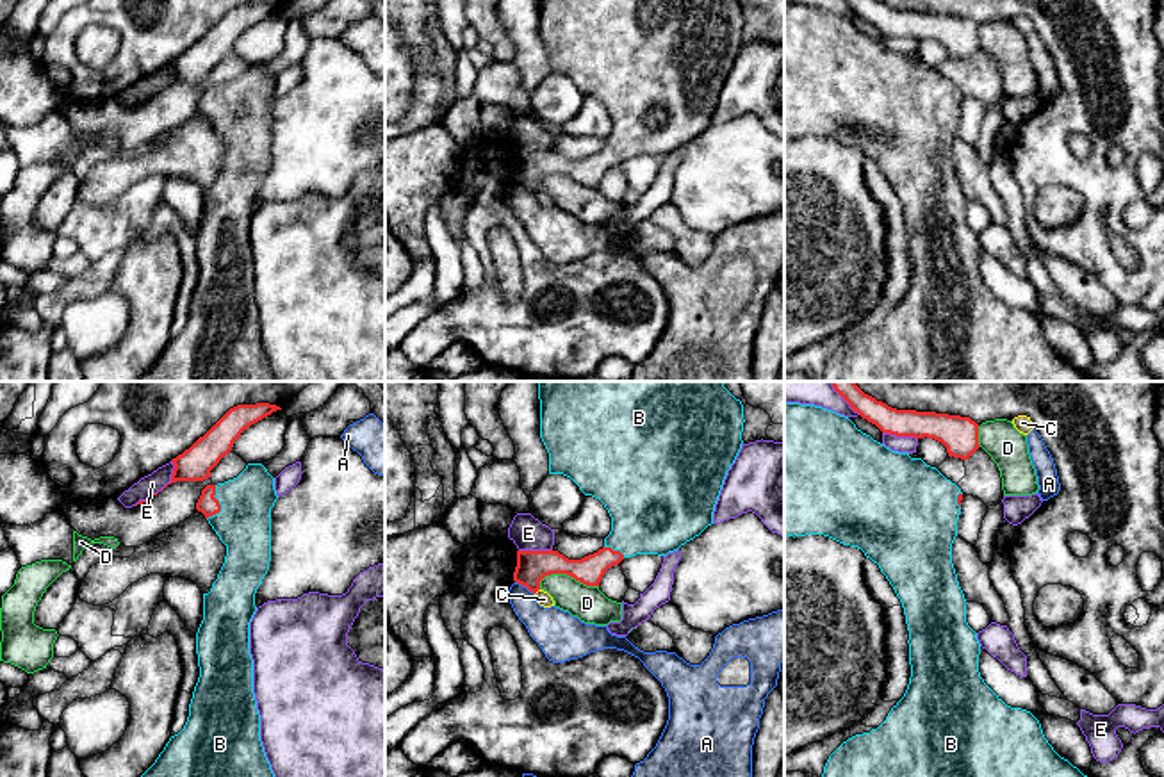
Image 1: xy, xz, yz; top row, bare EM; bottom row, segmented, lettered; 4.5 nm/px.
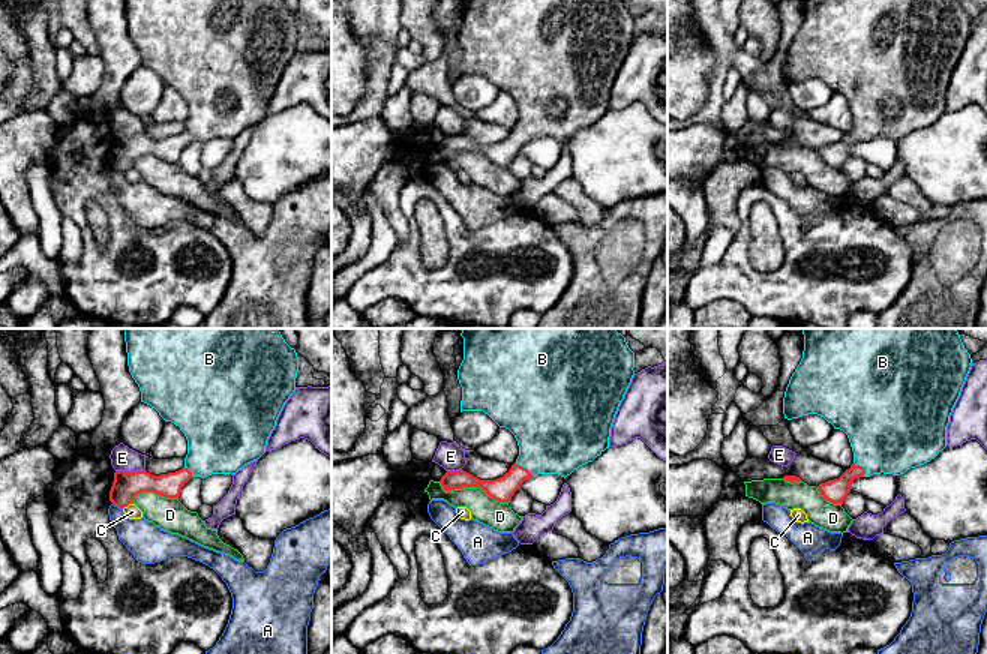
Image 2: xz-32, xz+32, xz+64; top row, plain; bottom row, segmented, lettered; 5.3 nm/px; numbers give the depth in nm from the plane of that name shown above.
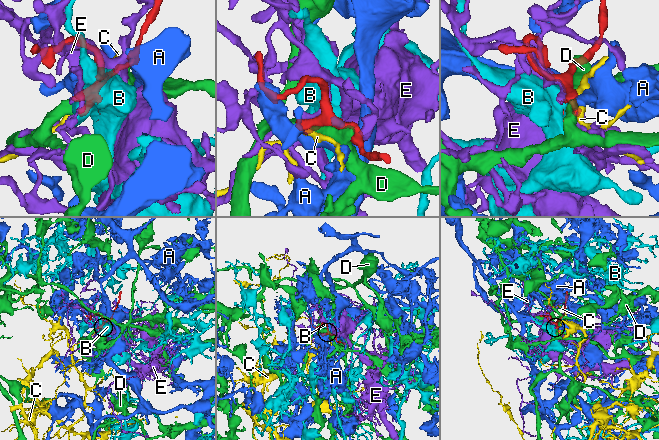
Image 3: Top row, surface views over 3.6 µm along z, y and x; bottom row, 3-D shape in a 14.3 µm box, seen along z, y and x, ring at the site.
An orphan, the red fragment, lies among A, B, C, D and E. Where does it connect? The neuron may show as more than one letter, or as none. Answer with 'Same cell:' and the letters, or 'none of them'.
Same cell: B

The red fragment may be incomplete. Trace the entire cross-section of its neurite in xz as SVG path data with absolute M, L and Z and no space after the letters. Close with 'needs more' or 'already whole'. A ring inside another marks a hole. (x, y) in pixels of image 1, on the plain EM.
M540 0L540 39L549 53L549 75L563 75L570 78L585 96L599 100L611 118L611 132L604 139L604 148L581 160L569 160L558 151L517 151L517 168L513 182L537 194L540 182L551 175L567 175L586 187L599 187L604 173L619 166L624 159L636 155L667 157L677 151L686 143L699 137L708 127L713 125L713 112L718 102L727 71L734 64L742 50L743 32L743 5L740 0Z; needs more

